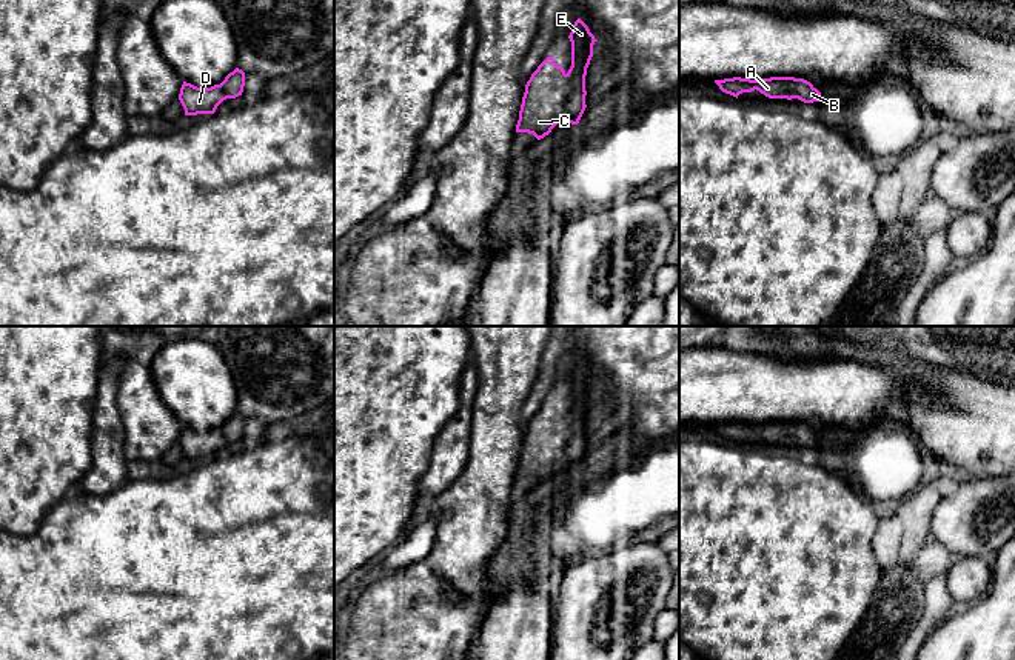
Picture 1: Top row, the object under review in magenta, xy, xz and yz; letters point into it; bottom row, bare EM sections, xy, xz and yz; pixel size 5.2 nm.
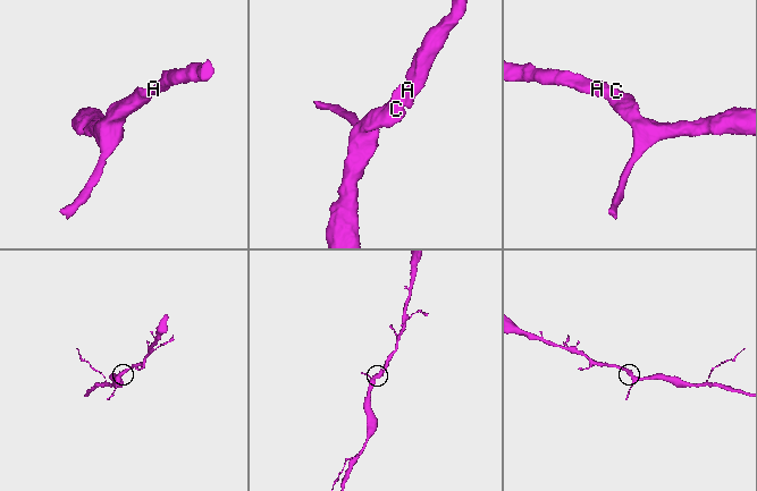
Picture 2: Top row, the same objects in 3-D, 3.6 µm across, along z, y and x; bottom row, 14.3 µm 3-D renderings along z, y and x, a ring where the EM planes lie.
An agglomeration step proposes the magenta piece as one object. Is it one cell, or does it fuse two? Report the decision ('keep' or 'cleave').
keep

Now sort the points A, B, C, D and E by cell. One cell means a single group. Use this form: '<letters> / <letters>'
A B C D E

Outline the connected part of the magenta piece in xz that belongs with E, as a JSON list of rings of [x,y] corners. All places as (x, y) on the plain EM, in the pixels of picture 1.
[[[578,363],[568,380],[571,386],[571,411],[565,417],[547,402],[525,429],[516,477],[544,483],[565,465],[578,469],[585,449],[585,420],[598,386],[588,371]]]

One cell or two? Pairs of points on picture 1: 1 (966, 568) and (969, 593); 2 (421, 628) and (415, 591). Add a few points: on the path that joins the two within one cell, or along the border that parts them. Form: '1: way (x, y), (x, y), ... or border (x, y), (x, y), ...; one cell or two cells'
1: way (968, 574), (969, 586); one cell
2: way (418, 619), (418, 600); one cell

